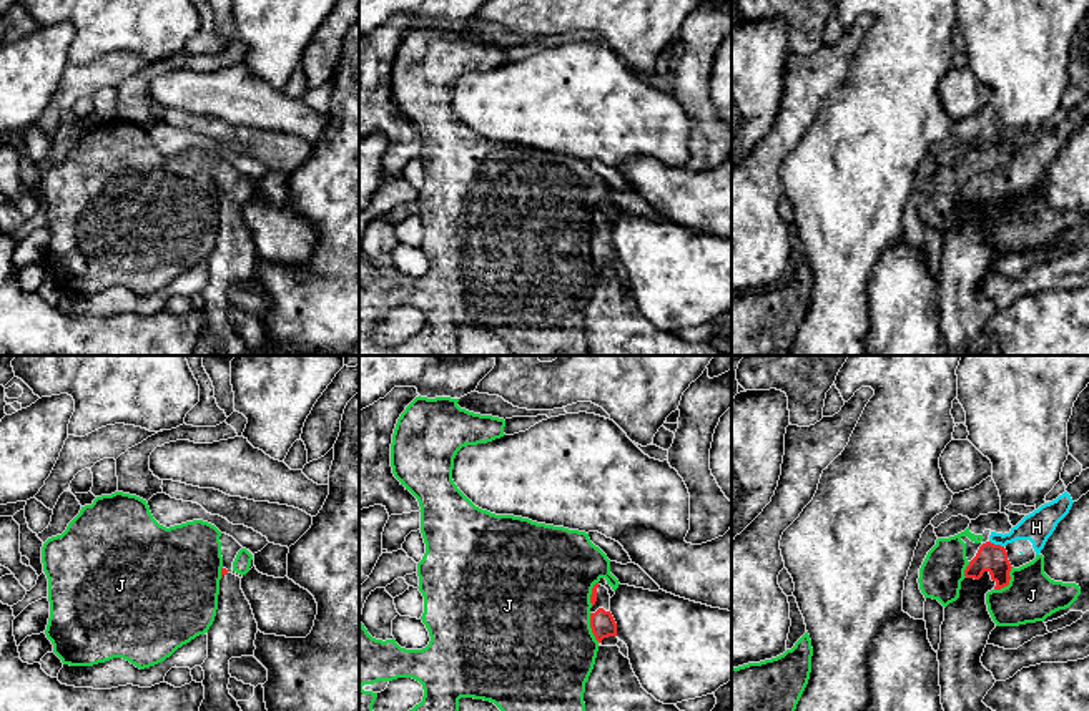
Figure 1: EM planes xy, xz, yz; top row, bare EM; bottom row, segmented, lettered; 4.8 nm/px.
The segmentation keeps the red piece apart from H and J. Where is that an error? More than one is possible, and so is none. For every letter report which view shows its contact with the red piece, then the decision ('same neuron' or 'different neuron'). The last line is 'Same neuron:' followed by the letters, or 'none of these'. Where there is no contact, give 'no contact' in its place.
H: yz | same neuron
J: yz | different neuron
Same neuron: H

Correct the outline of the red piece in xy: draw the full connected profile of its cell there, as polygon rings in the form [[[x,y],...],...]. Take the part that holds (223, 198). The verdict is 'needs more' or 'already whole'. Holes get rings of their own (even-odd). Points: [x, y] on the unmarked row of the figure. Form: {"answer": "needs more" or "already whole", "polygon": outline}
{"answer": "needs more", "polygon": [[[221,196],[218,238],[208,257],[204,327],[193,356],[248,356],[238,329],[229,322],[229,287],[254,282],[258,251],[241,218],[241,206]]]}

